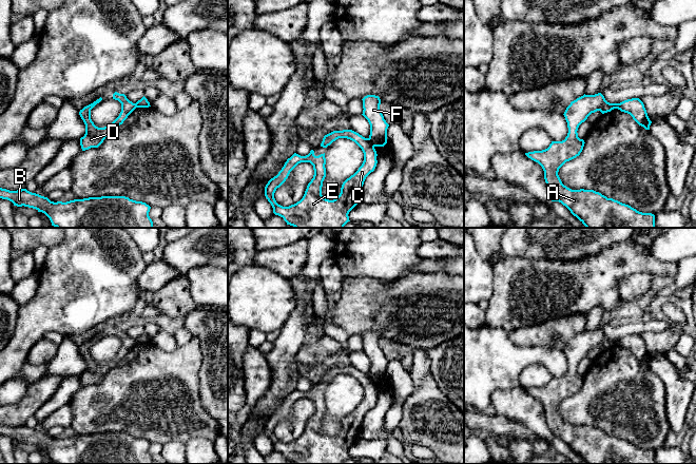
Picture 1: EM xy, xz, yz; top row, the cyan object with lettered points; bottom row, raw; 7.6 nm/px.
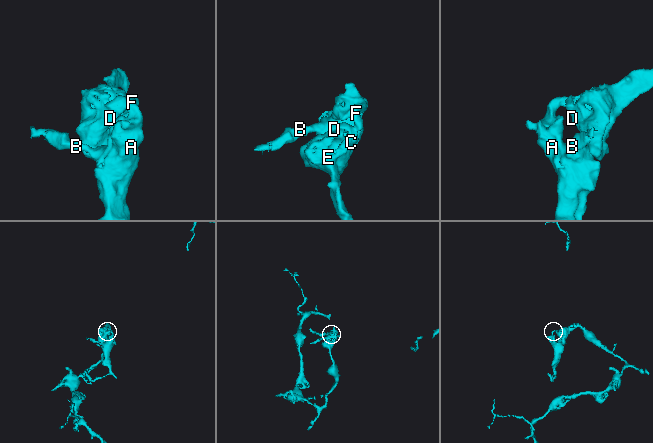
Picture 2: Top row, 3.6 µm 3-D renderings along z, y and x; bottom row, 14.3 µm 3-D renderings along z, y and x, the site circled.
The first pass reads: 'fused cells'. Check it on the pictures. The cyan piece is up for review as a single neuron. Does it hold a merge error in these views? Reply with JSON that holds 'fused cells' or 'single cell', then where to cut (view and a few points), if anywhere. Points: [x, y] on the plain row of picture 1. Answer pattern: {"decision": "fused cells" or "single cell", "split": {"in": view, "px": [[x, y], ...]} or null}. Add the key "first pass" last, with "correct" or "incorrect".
{"decision": "fused cells", "split": {"in": "xz", "px": [[367, 374], [373, 383]]}, "first pass": "correct"}

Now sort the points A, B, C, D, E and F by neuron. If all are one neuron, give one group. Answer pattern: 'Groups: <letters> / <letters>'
Groups: A B F / C D E

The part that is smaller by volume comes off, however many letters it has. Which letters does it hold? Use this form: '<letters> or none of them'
A, B, F

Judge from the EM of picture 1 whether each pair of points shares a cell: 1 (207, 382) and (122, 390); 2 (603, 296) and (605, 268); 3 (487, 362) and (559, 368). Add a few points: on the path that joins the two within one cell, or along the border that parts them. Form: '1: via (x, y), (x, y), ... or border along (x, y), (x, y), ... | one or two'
1: border along (201, 359), (198, 373), (198, 398), (204, 407) | two
2: via (603, 289), (603, 275) | one
3: via (505, 361), (518, 358), (541, 358) | one

